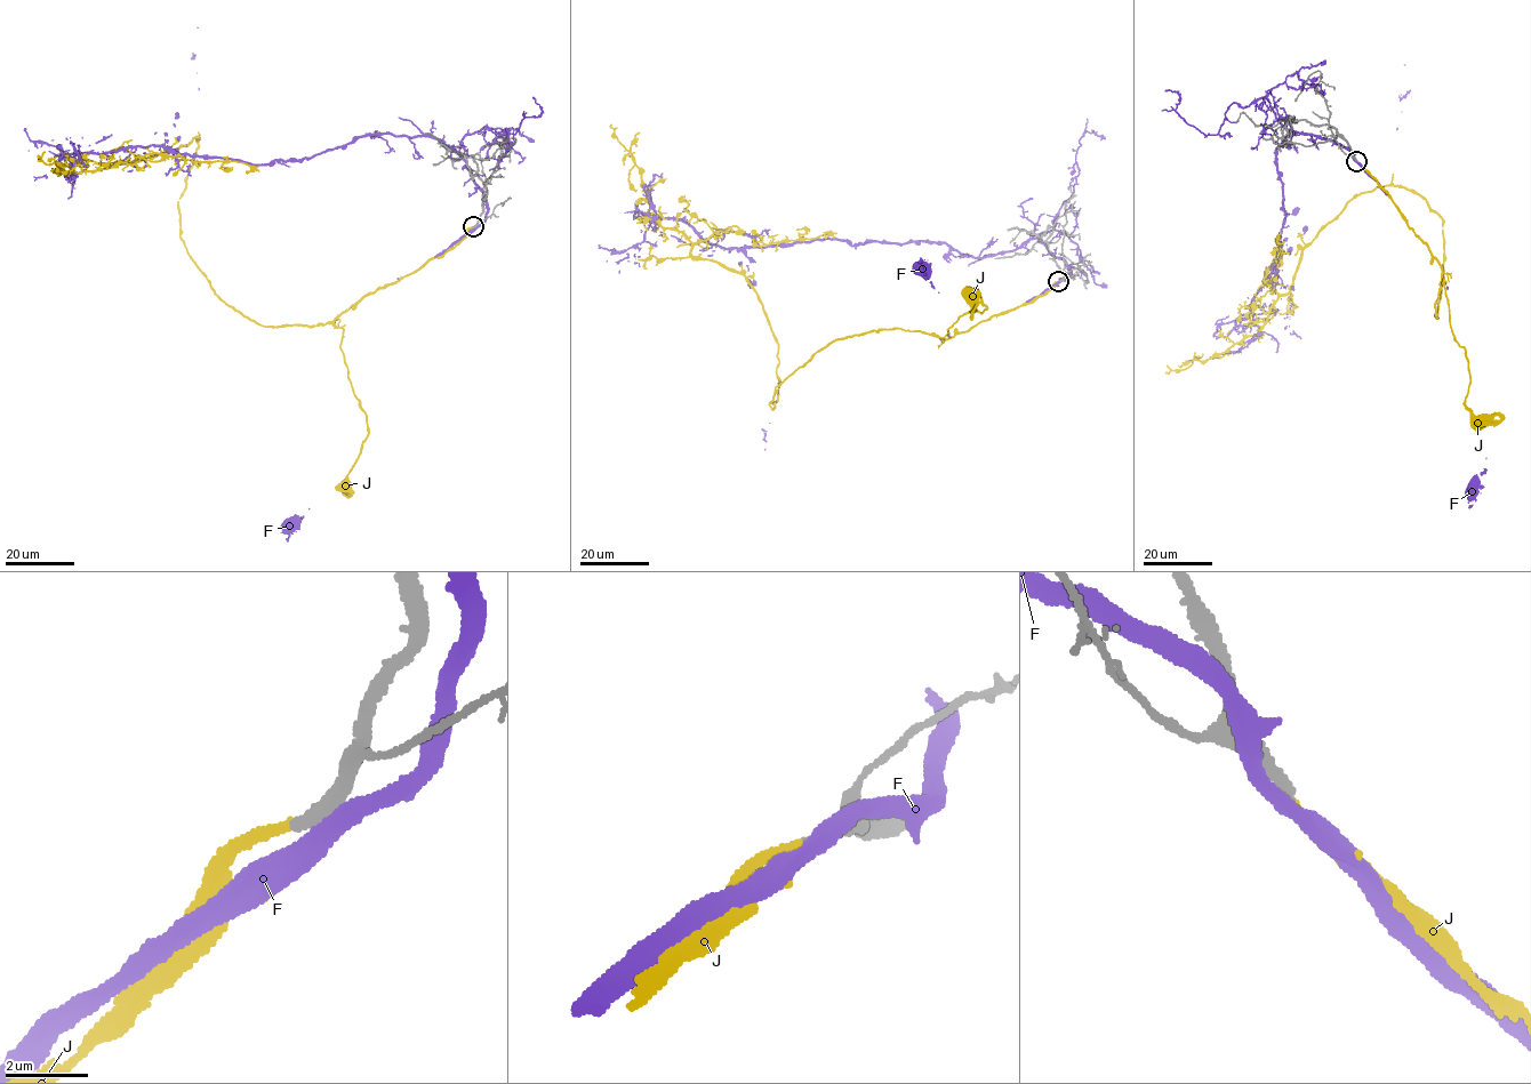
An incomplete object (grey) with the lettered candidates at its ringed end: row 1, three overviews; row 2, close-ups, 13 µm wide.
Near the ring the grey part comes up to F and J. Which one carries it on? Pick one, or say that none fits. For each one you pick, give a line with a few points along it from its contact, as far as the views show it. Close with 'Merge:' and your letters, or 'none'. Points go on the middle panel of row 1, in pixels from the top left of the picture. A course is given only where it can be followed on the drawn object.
J: course (1059, 281), (968, 330), (937, 336), (948, 334), (959, 316), (986, 308), (976, 289), (970, 295)
Merge: J

